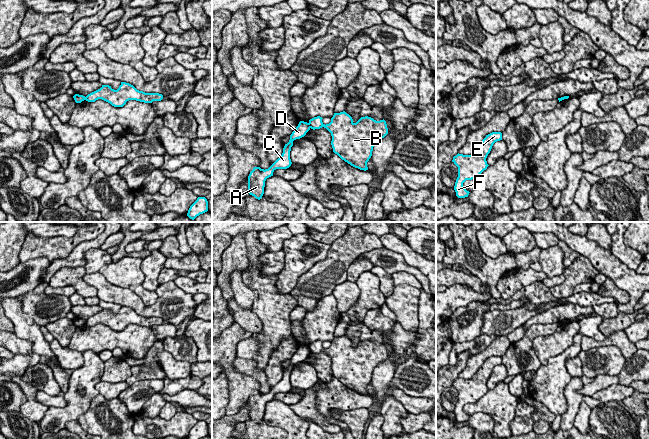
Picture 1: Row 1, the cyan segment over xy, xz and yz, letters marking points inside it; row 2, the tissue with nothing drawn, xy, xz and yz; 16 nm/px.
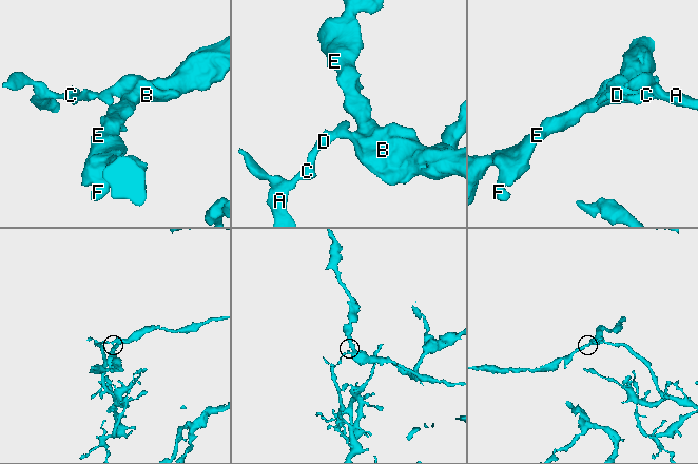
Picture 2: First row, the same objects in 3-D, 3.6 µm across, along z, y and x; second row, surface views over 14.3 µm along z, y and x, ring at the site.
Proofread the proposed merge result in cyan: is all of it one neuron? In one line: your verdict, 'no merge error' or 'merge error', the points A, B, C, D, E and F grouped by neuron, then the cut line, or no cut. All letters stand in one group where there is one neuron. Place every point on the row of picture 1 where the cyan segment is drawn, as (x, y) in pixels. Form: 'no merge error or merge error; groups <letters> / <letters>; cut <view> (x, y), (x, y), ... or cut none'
merge error; groups A C D / B E F; cut xz (307, 123), (310, 127)

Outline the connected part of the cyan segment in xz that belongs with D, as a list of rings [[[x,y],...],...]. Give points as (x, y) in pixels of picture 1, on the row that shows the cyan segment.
[[[300,121],[296,129],[290,135],[289,142],[285,144],[282,155],[268,169],[264,170],[260,167],[253,168],[248,176],[248,190],[250,195],[258,200],[262,198],[266,179],[273,176],[273,172],[276,169],[287,169],[291,166],[290,151],[293,146],[293,141],[304,137],[309,130],[309,124]]]

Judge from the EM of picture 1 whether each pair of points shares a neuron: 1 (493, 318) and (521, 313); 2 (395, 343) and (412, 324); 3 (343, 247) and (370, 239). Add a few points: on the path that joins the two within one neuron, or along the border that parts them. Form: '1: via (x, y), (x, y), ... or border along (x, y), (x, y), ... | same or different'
1: via (500, 318), (505, 318), (514, 313) | same
2: border along (395, 321), (406, 330), (417, 329) | different
3: via (350, 246), (354, 242), (363, 242) | same

